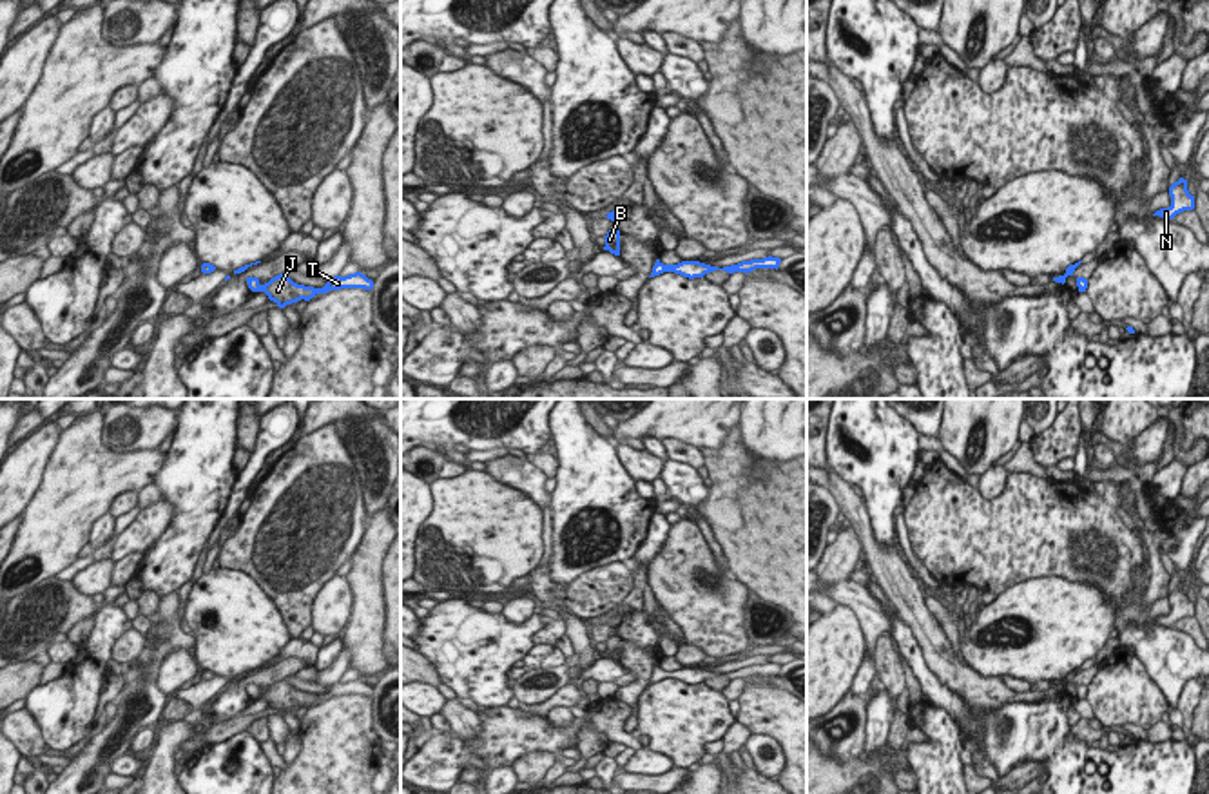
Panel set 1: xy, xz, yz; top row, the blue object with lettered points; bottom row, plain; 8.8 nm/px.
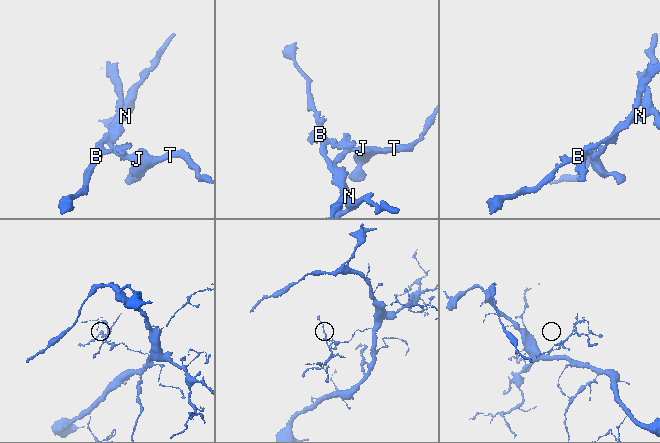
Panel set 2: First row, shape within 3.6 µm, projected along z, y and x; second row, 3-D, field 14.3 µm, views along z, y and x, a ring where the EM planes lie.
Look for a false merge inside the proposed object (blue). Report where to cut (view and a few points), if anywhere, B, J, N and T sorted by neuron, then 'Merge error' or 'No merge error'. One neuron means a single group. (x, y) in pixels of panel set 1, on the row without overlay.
No split. Groups: B J N T. No merge error.

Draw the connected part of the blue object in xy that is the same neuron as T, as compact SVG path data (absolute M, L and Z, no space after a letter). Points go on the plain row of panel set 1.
M361 678L344 683L335 682L323 694L297 691L285 680L272 683L265 691L261 691L257 683L247 683L247 689L252 698L265 698L268 705L274 707L279 714L285 714L286 711L297 709L301 705L310 707L317 700L326 700L330 696L341 696L341 694L372 696L373 694L373 687Z

